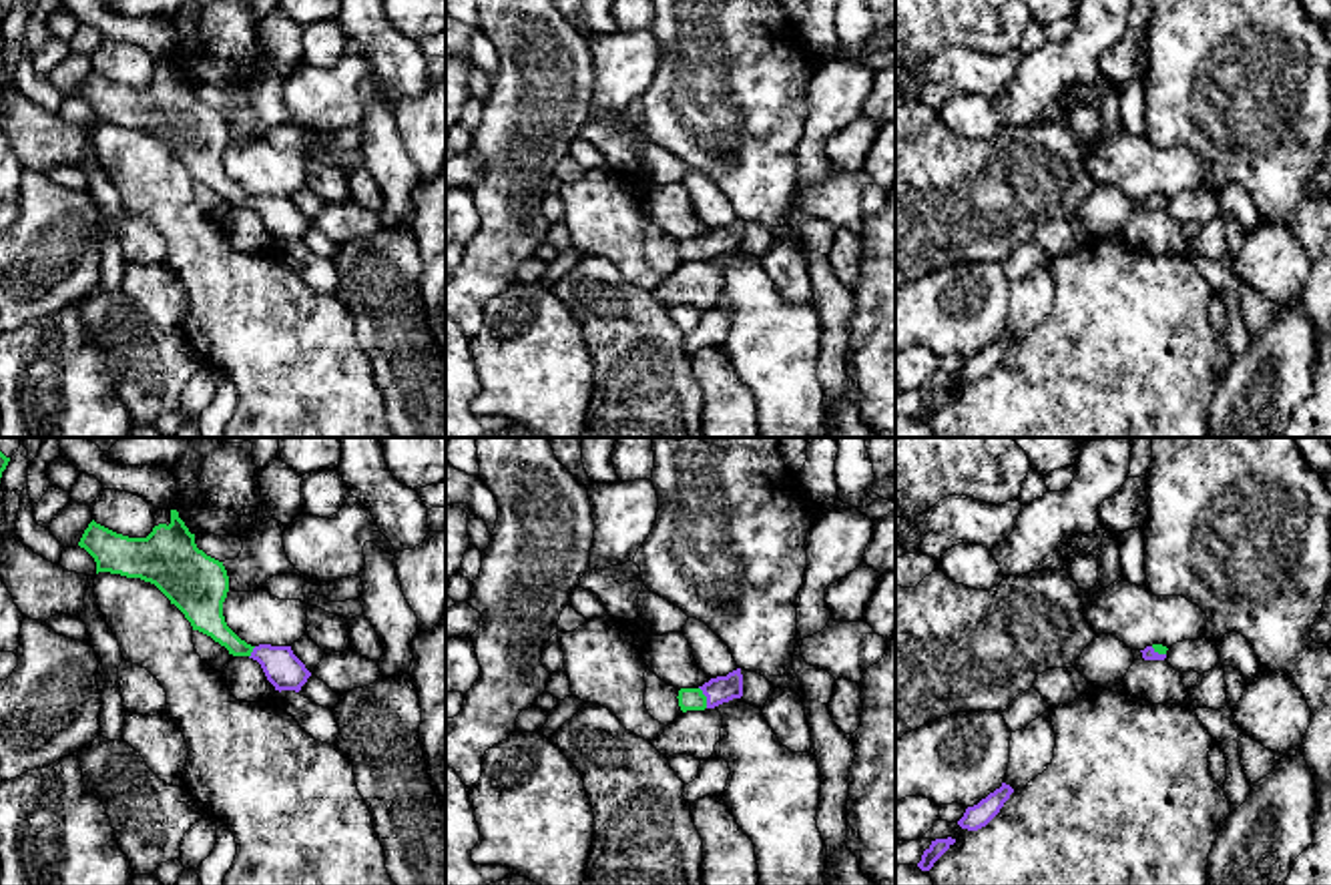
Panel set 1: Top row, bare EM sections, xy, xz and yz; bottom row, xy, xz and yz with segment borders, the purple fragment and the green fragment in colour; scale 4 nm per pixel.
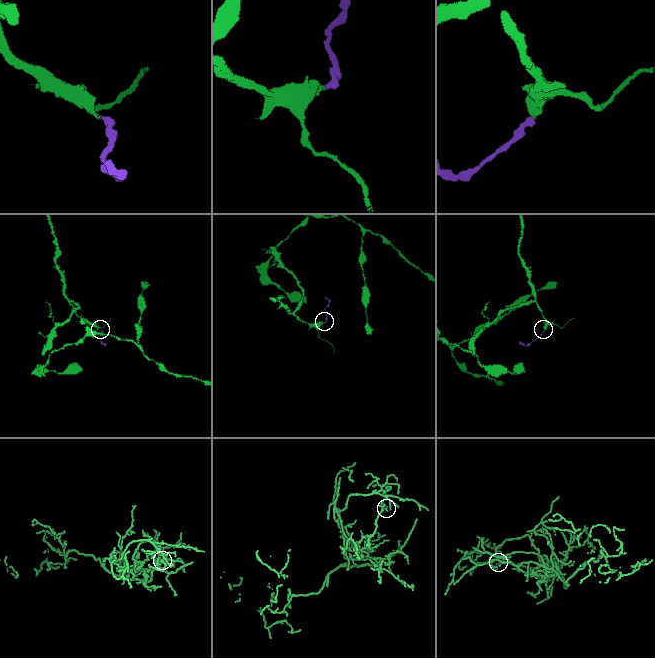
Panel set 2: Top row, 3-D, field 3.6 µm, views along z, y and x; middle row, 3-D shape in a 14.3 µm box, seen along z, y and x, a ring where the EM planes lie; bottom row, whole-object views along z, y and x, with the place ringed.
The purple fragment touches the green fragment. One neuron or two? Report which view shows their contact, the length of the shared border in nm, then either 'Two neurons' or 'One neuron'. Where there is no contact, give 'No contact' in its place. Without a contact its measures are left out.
Touches purple in xz. Shared border 90 nm. One neuron

